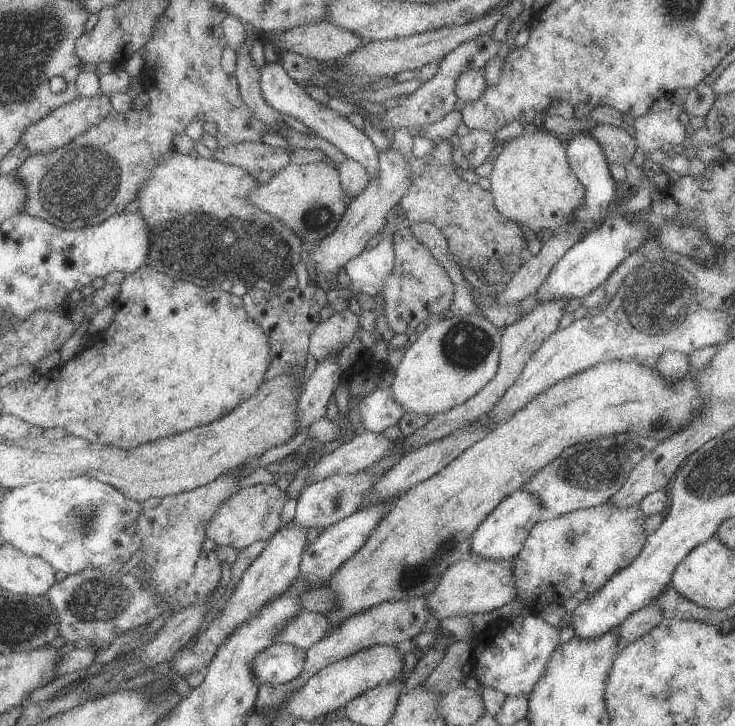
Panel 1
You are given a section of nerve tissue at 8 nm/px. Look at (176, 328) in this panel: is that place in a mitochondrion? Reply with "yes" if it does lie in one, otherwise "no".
no

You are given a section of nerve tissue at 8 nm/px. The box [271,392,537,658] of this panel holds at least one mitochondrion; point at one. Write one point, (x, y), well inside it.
(417, 574)

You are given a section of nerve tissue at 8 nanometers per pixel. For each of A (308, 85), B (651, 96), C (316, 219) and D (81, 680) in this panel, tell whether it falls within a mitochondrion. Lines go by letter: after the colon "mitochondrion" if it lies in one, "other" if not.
A: other
B: other
C: mitochondrion
D: other

